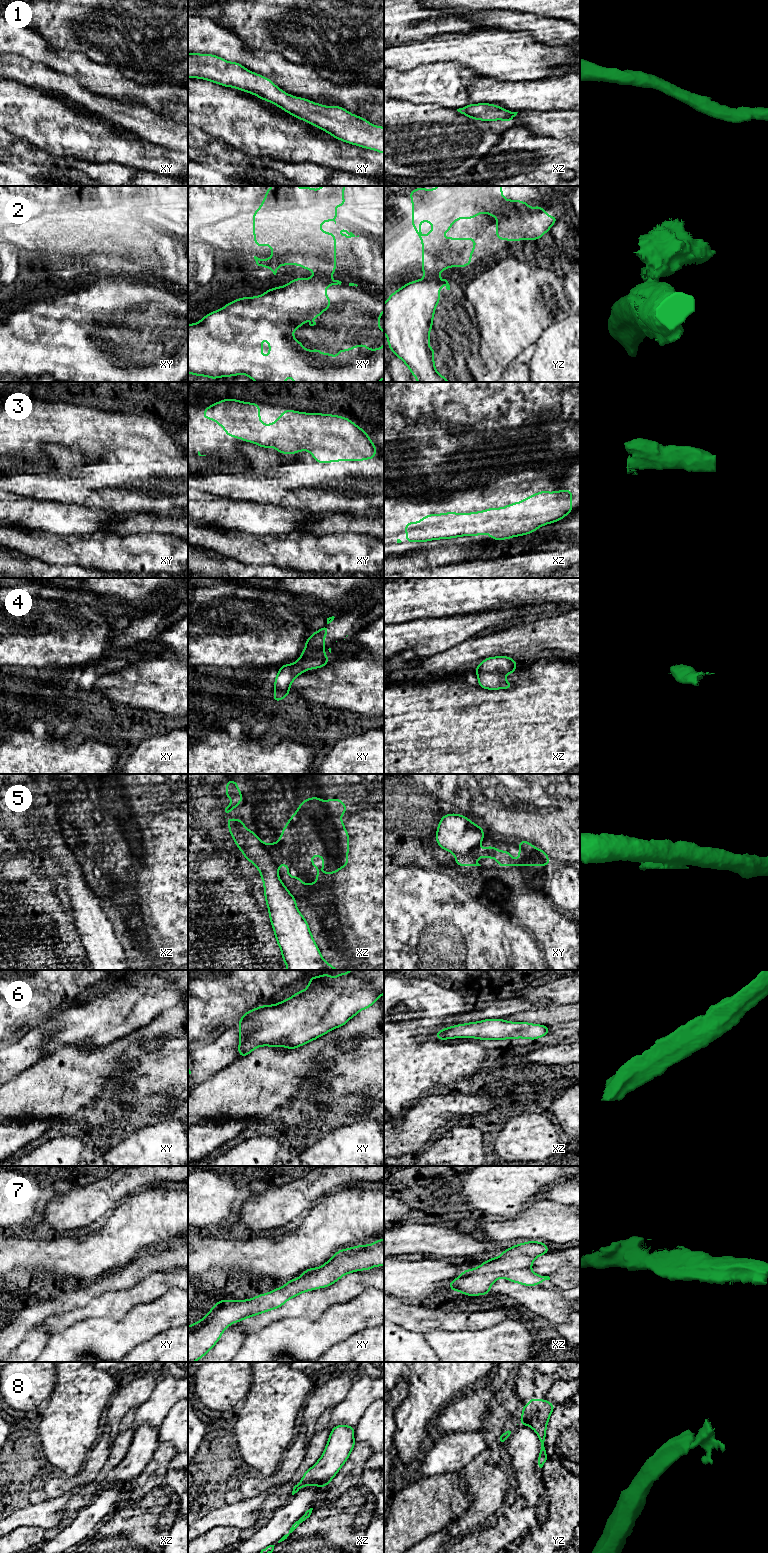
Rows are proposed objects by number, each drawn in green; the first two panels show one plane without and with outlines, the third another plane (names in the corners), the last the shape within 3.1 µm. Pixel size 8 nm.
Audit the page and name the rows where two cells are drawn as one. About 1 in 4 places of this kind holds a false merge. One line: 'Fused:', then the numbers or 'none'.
Fused: 2, 5

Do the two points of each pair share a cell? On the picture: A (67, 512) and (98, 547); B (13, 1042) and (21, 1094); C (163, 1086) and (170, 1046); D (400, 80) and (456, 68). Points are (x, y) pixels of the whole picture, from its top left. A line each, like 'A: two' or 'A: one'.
A: two
B: two
C: one
D: one

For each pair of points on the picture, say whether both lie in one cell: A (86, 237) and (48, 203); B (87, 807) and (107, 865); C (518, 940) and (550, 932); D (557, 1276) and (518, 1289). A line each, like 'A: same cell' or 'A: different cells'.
A: different cells
B: same cell
C: different cells
D: different cells

